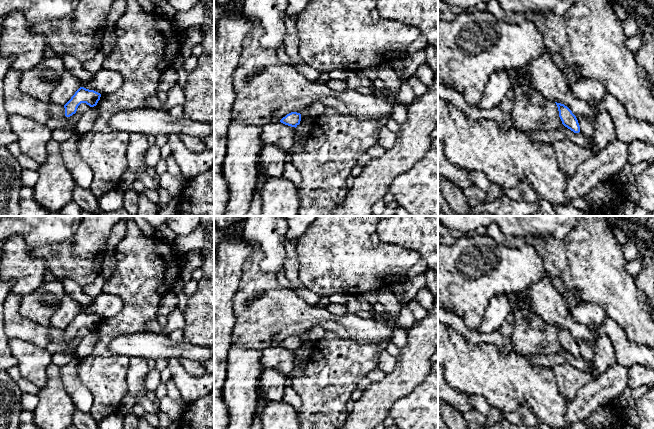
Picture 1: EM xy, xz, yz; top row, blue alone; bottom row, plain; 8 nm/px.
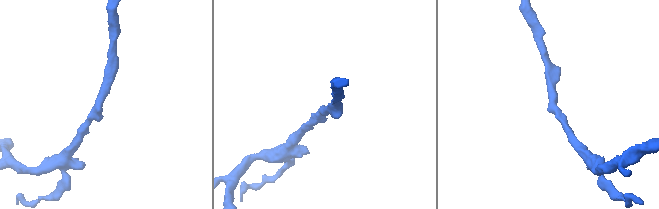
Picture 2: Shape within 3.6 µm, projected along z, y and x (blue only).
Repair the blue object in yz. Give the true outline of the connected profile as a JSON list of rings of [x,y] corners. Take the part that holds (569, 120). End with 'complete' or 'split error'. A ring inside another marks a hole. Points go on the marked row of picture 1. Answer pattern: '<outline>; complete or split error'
[[[555,102],[555,103],[558,107],[559,117],[562,121],[562,124],[565,127],[567,127],[568,129],[570,129],[571,131],[573,131],[574,133],[579,133],[580,126],[579,126],[579,123],[578,123],[576,116],[564,104],[557,103],[557,102]]]; complete

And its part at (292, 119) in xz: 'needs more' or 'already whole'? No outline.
already whole

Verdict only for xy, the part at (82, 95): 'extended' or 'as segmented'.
as segmented

